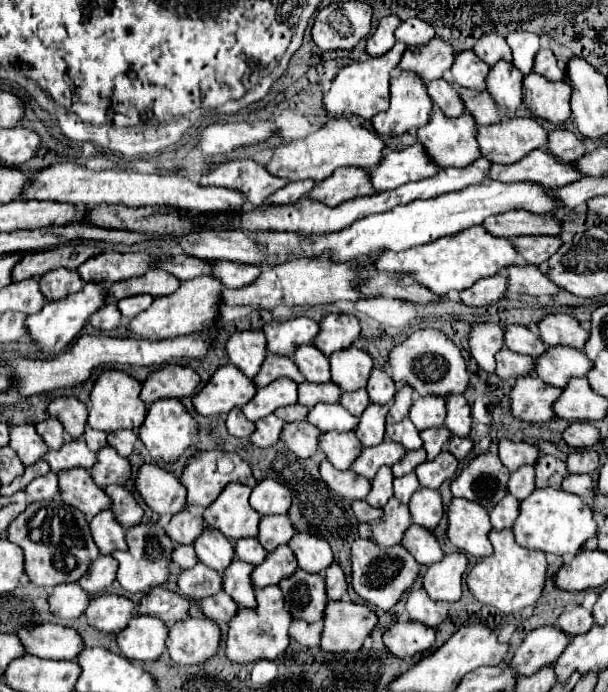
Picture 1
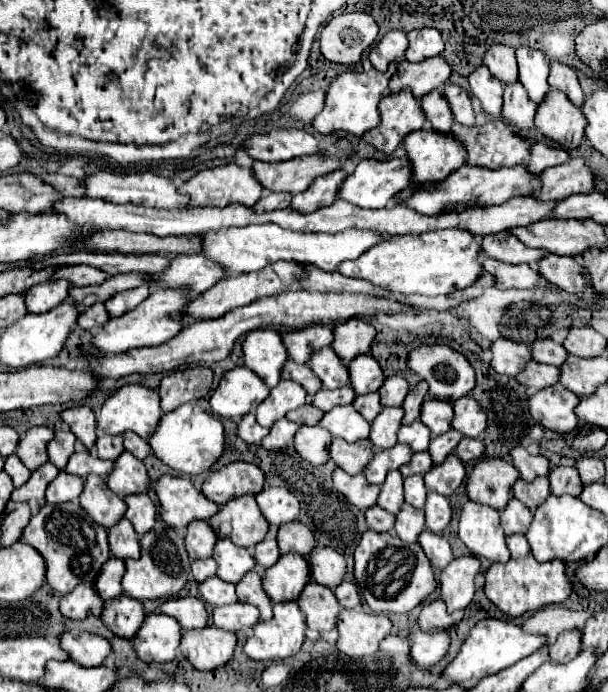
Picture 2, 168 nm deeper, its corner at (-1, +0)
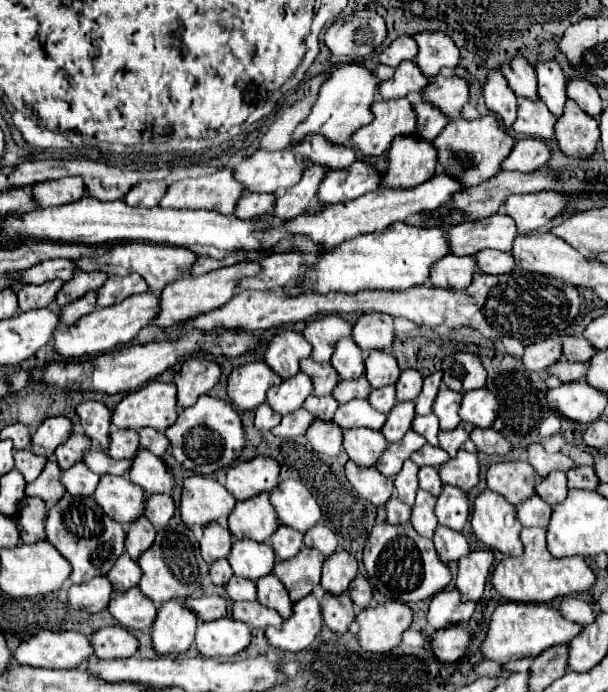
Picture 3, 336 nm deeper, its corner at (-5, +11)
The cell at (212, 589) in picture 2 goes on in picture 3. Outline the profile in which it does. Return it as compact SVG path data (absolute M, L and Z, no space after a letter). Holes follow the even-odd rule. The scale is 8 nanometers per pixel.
M231 578L229 580L229 584L225 586L225 590L227 590L227 596L231 598L231 600L247 600L247 602L251 602L251 600L257 600L257 588L255 588L255 582L251 582L251 580L243 580L243 578Z

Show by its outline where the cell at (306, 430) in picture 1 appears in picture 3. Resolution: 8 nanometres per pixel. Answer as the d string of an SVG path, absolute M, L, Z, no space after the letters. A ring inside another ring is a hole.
M315 420L307 430L307 440L311 442L313 450L327 456L337 456L343 444L343 428L333 422Z

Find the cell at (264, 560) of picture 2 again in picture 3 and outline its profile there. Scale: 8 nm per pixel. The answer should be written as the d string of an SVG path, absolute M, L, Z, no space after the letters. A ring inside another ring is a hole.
M279 526L279 530L273 534L271 538L271 546L275 550L275 554L279 556L279 560L287 560L293 558L295 554L299 554L303 550L303 534L295 532L293 528L287 526Z

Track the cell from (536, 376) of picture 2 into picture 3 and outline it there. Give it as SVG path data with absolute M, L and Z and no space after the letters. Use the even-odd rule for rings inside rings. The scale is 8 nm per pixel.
M561 360L553 366L549 366L549 372L565 384L567 382L577 382L577 380L583 380L587 376L587 364L575 364L575 362Z

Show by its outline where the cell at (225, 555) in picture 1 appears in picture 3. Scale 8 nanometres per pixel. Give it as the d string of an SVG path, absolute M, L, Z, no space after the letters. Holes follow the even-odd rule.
M235 540L229 564L235 576L255 582L273 572L275 552L271 544L259 544L255 540Z

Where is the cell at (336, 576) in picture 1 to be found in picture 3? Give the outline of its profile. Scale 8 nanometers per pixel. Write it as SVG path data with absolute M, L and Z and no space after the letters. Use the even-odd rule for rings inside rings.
M357 576L357 578L351 582L349 596L351 596L351 600L355 602L357 608L361 608L361 610L367 608L367 606L371 604L371 600L373 600L373 588L371 588L369 580L363 578L363 576Z

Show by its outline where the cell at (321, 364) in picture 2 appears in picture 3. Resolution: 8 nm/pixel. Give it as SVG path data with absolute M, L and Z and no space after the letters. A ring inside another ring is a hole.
M353 338L339 340L335 354L331 358L331 364L343 380L355 380L365 372L363 350L353 342Z

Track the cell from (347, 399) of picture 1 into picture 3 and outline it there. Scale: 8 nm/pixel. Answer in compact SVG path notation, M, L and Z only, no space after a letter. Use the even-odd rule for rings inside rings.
M385 386L385 388L379 388L379 390L371 390L369 398L371 406L383 414L389 414L391 408L395 406L395 388L393 386Z

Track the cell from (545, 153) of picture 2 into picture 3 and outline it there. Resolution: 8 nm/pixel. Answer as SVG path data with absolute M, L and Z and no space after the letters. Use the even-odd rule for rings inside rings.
M535 138L517 140L515 148L507 156L507 160L503 160L503 170L535 172L547 164L549 156L551 156L551 152L543 140L535 140Z

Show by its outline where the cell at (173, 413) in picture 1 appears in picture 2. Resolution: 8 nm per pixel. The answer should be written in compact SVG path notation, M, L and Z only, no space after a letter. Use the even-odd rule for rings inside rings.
M185 403L175 411L165 413L163 419L159 421L159 431L155 431L155 435L149 439L149 445L157 459L161 459L177 473L187 473L187 475L197 475L209 469L221 457L223 443L225 437L221 421L191 403Z

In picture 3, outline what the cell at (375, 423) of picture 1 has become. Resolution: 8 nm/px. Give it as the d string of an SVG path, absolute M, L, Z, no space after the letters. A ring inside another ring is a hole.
M399 402L395 408L389 412L385 426L381 428L383 436L389 442L399 442L405 432L411 428L411 422L415 418L415 402Z

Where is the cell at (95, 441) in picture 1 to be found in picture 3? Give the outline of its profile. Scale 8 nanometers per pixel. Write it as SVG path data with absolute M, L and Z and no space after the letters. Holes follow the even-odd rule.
M117 428L111 432L111 446L109 446L111 458L133 460L137 450L139 450L139 432L131 432L131 430L123 432Z

